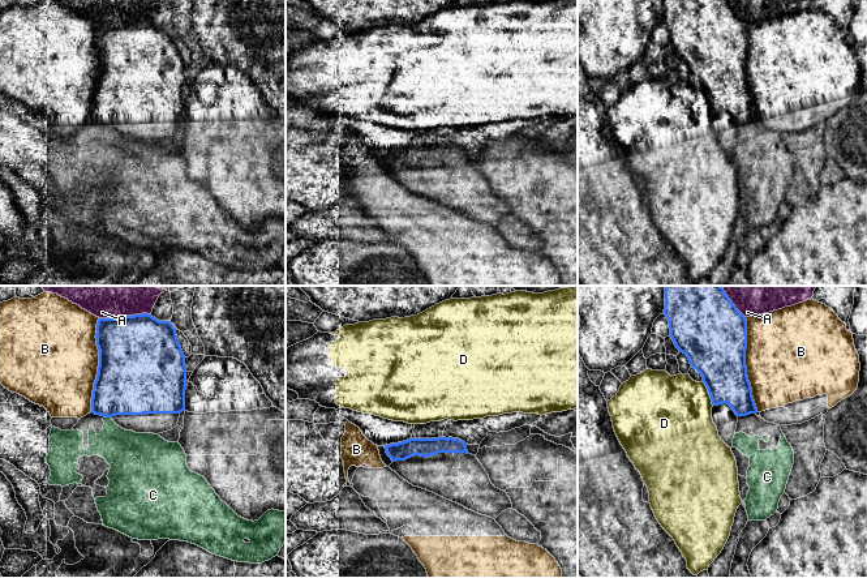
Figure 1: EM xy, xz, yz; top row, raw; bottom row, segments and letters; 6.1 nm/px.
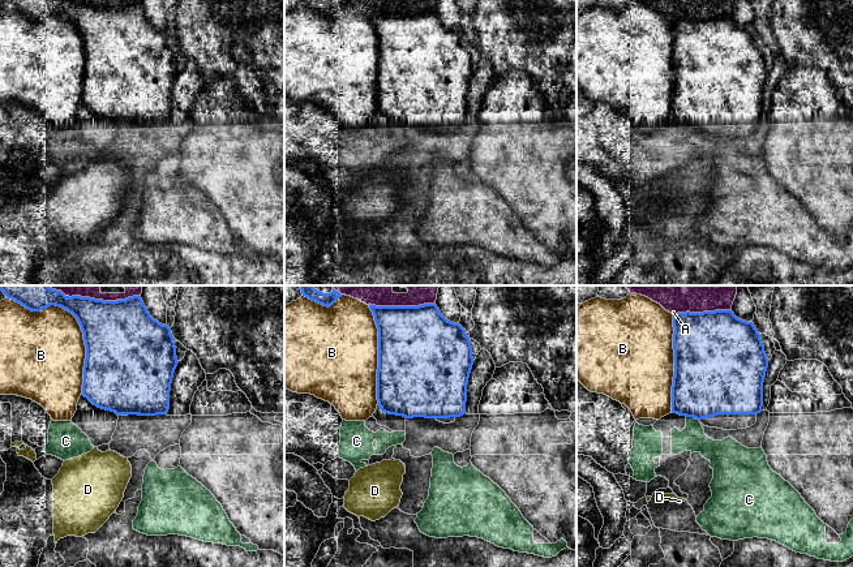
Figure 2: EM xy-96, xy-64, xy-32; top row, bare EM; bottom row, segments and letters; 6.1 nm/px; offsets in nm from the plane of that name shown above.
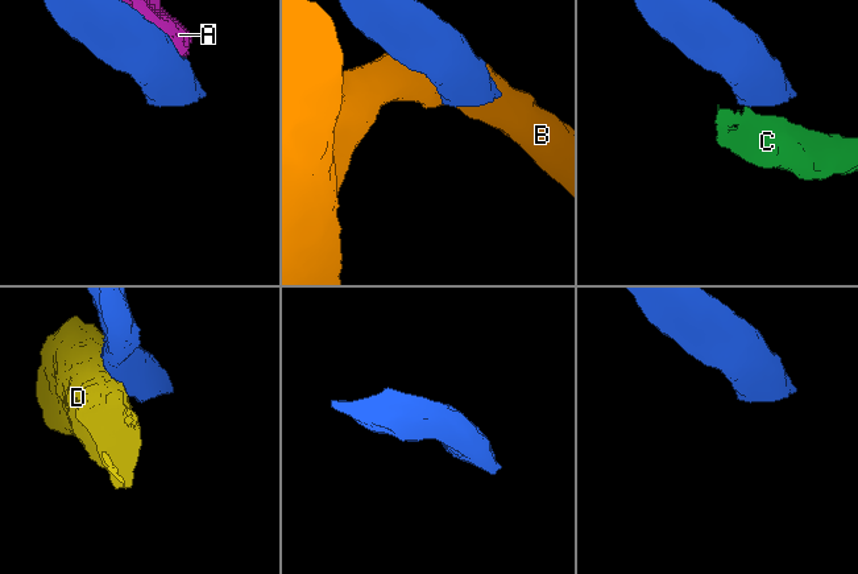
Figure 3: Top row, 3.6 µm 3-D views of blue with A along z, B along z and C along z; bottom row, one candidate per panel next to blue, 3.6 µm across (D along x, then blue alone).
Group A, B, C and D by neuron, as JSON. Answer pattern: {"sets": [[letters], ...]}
{"sets": [["A"], ["B"], ["C"], ["D"]]}

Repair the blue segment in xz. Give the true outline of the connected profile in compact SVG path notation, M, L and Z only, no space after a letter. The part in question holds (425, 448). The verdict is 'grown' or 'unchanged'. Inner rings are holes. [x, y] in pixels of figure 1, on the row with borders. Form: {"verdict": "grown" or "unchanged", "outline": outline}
{"verdict": "unchanged", "outline": "M452 437L438 438L409 438L403 442L385 446L387 455L392 462L405 461L413 455L430 457L438 453L468 453L465 442Z"}

